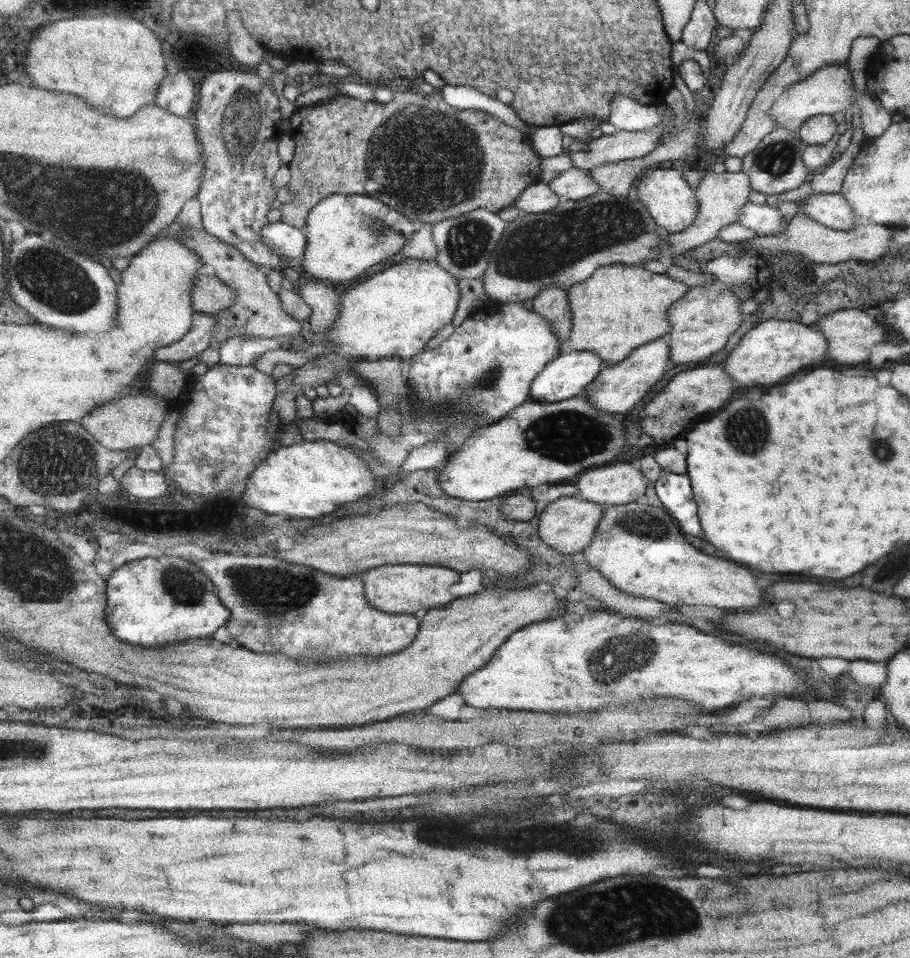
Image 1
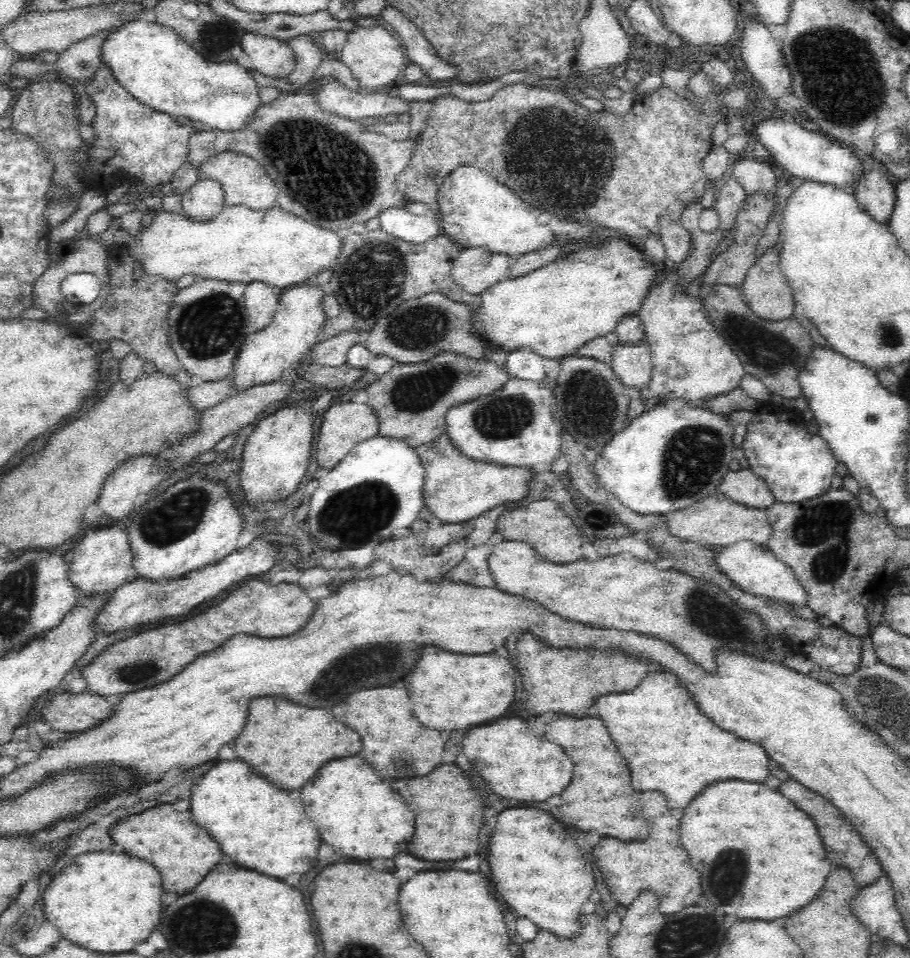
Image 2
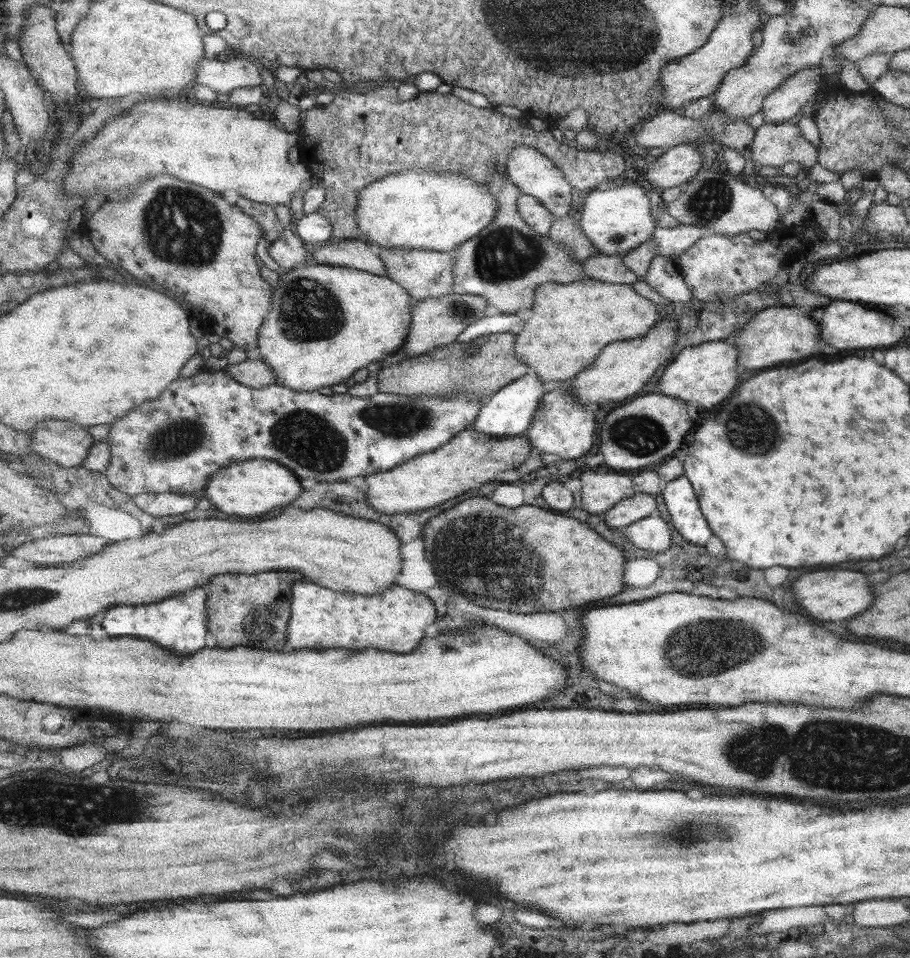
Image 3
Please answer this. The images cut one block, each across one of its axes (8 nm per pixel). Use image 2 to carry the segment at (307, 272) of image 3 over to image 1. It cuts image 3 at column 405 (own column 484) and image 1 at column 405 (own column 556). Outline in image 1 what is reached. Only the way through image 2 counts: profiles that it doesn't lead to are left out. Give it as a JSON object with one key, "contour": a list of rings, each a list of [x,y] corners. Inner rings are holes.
{"contour":[[[403,258],[401,264],[343,294],[341,318],[323,344],[329,344],[327,354],[339,354],[355,362],[377,362],[393,356],[417,360],[427,344],[455,322],[461,298],[461,278],[445,270],[437,260]]]}

